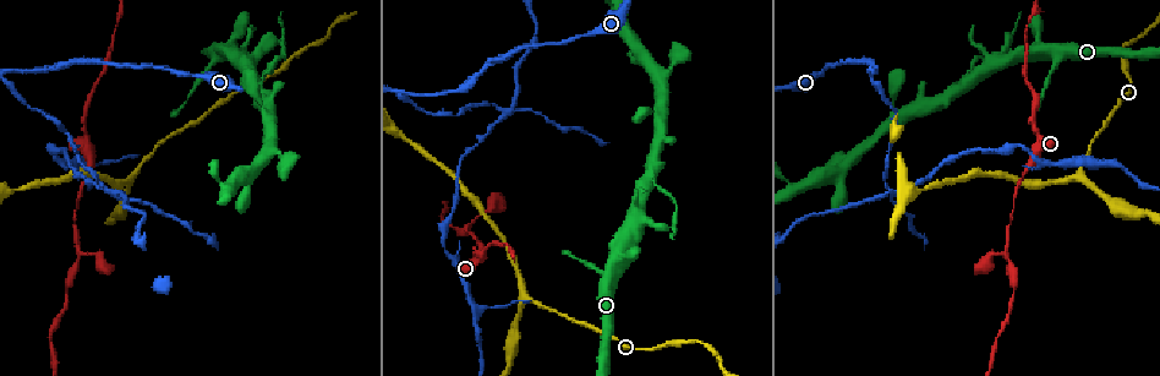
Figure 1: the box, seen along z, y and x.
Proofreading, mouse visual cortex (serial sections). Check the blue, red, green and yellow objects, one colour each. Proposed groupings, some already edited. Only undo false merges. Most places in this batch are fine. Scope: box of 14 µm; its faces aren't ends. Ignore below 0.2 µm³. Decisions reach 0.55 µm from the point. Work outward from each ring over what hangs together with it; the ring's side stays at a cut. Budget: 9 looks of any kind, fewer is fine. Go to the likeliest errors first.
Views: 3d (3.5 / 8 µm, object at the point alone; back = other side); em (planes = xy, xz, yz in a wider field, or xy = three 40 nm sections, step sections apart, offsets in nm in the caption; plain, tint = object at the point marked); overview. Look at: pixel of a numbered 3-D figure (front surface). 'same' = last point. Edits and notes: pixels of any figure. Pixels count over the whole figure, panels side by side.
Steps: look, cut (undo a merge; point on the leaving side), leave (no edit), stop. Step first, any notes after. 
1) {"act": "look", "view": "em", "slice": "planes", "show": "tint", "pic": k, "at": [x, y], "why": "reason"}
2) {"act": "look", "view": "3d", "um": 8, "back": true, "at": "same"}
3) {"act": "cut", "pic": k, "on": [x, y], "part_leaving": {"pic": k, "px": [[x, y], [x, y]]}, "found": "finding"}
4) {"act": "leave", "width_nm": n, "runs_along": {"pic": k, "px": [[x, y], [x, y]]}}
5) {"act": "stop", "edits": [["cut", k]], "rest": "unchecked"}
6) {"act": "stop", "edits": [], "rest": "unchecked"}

{"act": "look", "view": "3d", "um": 3.5, "pic": 1, "at": [398, 91], "why": "sharp bend"}

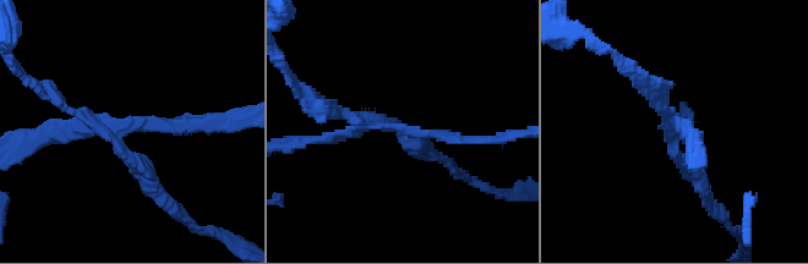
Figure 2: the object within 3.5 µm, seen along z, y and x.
{"act": "look", "view": "em", "slice": "xy", "step": 3, "show": "plain", "pic": 2, "at": [407, 129]}

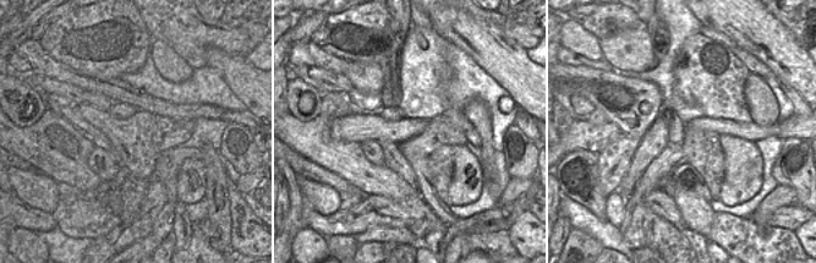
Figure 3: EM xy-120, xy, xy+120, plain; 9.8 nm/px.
{"act": "look", "view": "em", "slice": "xy", "step": 3, "show": "tint", "at": "same"}

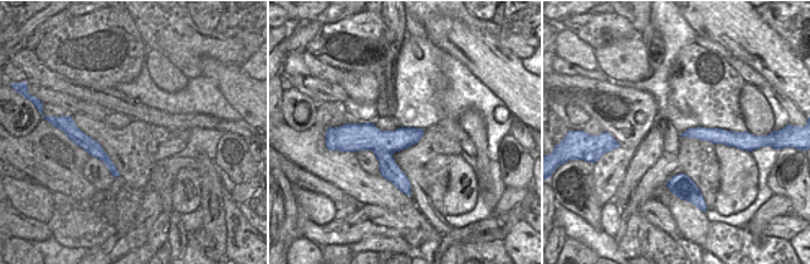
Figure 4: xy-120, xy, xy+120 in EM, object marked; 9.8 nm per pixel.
{"act": "cut", "pic": 2, "on": [56, 100], "border": {"pic": 4, "px": [[372, 149], [382, 149], [392, 154]]}, "found": "a second cell is stuck on"}

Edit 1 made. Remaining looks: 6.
{"act": "look", "view": "overview"}

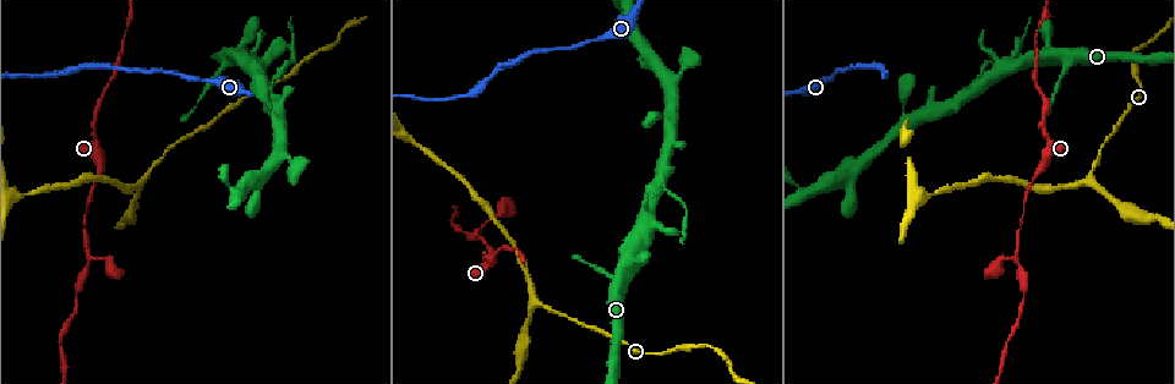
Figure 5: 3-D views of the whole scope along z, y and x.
{"act": "look", "view": "3d", "um": 8, "pic": 5, "at": [538, 300], "why": "three-way junction"}

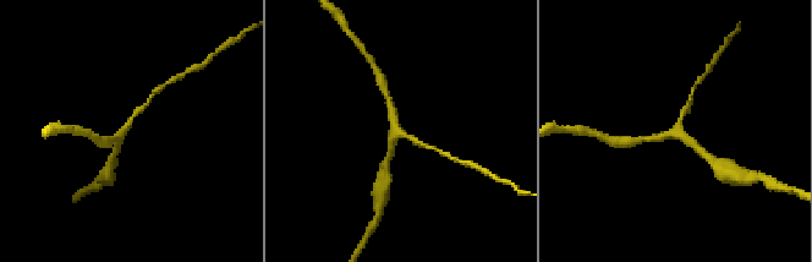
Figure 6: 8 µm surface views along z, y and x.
{"act": "look", "view": "em", "slice": "xy", "step": 2, "show": "tint", "pic": 6, "at": [681, 125], "arms": 3, "arm_widths_nm": [200, 250, 250], "why": "shape alone is not enough"}

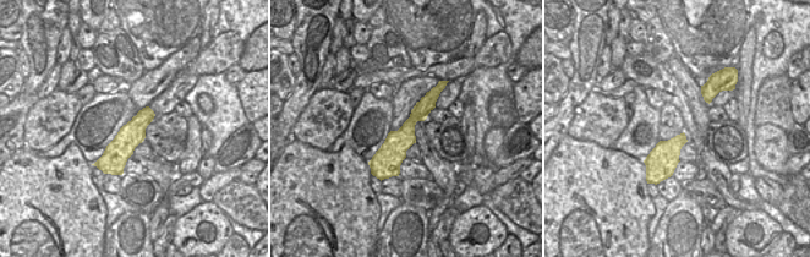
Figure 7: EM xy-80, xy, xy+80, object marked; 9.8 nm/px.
{"act": "leave", "runs_along": {"pic": 7, "px": [[438, 88], [410, 122], [379, 174]]}, "found": "continuous, no second cell"}

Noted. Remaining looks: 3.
{"act": "look", "view": "3d", "um": 3.5, "pic": 5, "at": [225, 55], "why": "sharp bend"}

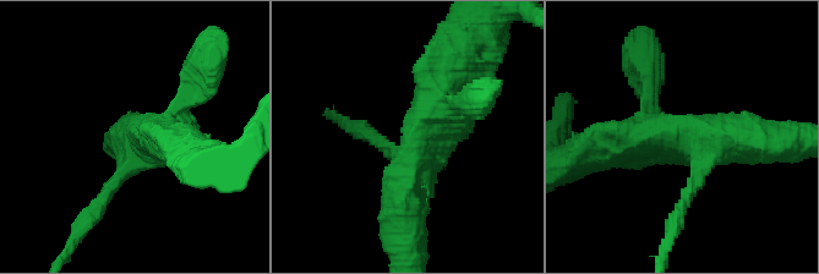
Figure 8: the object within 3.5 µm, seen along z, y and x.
{"act": "look", "view": "em", "slice": "xy", "step": 5, "show": "tint", "pic": 8, "at": [418, 143], "why": "now the EM"}

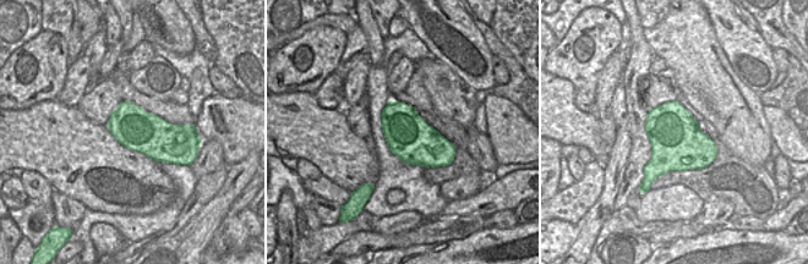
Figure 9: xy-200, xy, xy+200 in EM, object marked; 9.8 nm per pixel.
{"act": "leave", "runs_along": {"pic": 8, "px": [[404, 219], [404, 177], [446, 69]]}, "found": "one cell here"}

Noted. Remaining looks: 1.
{"act": "stop", "edits": [["cut", 2]], "rest": "unchecked"}

